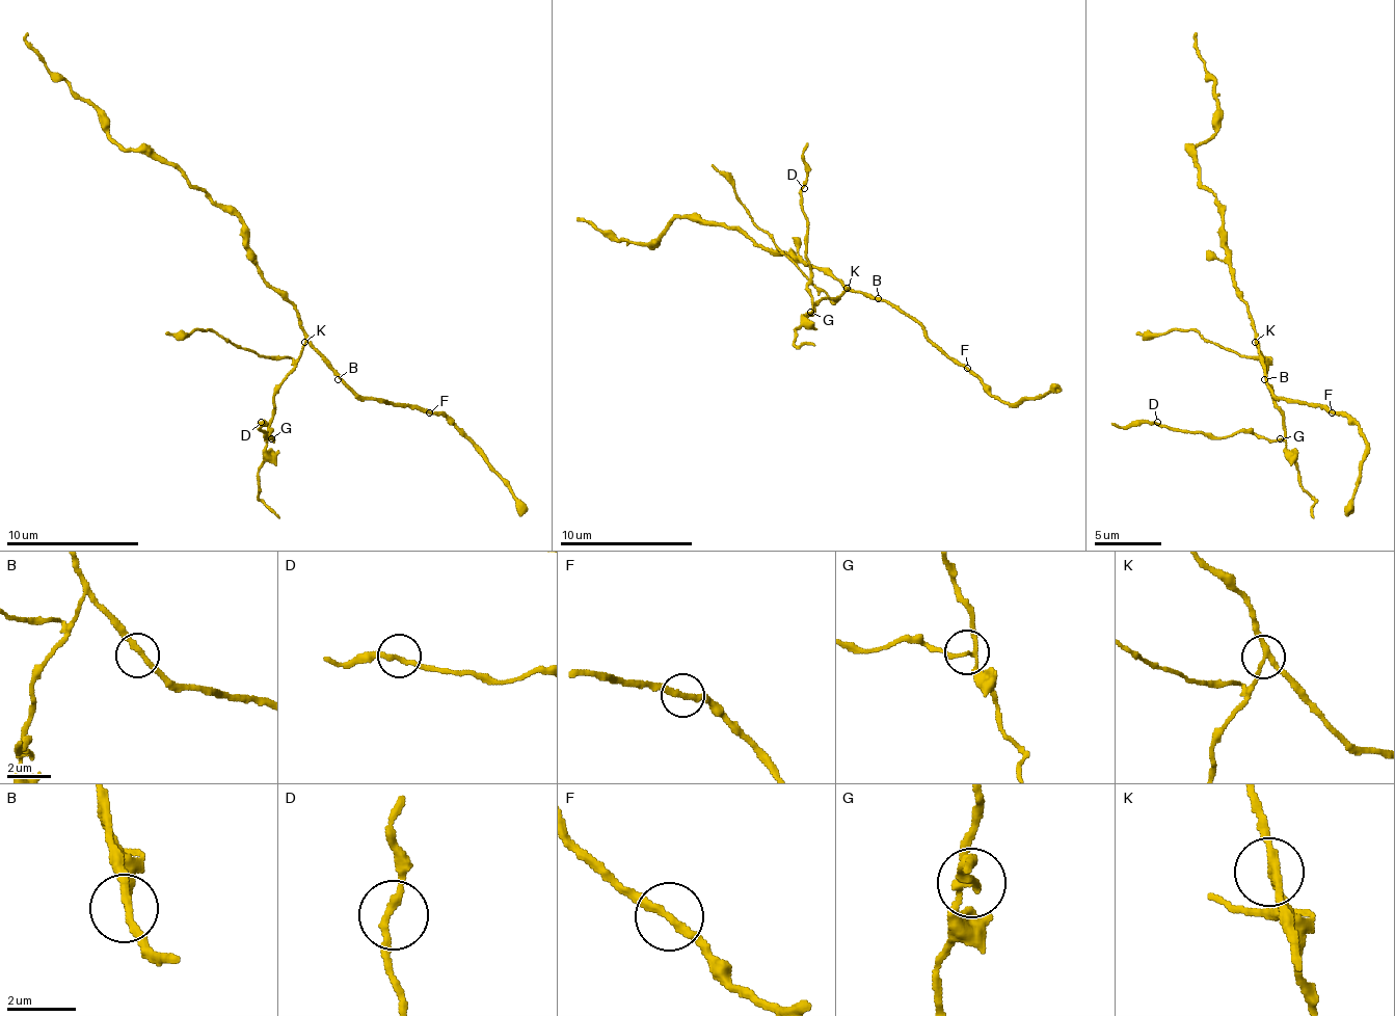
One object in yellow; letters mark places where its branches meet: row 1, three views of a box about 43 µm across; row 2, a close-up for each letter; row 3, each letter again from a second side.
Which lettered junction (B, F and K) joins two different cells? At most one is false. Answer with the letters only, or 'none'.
K

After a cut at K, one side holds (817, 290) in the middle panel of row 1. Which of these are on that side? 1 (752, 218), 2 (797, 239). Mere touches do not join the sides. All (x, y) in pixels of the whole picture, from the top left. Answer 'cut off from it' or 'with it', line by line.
1: with it
2: cut off from it

